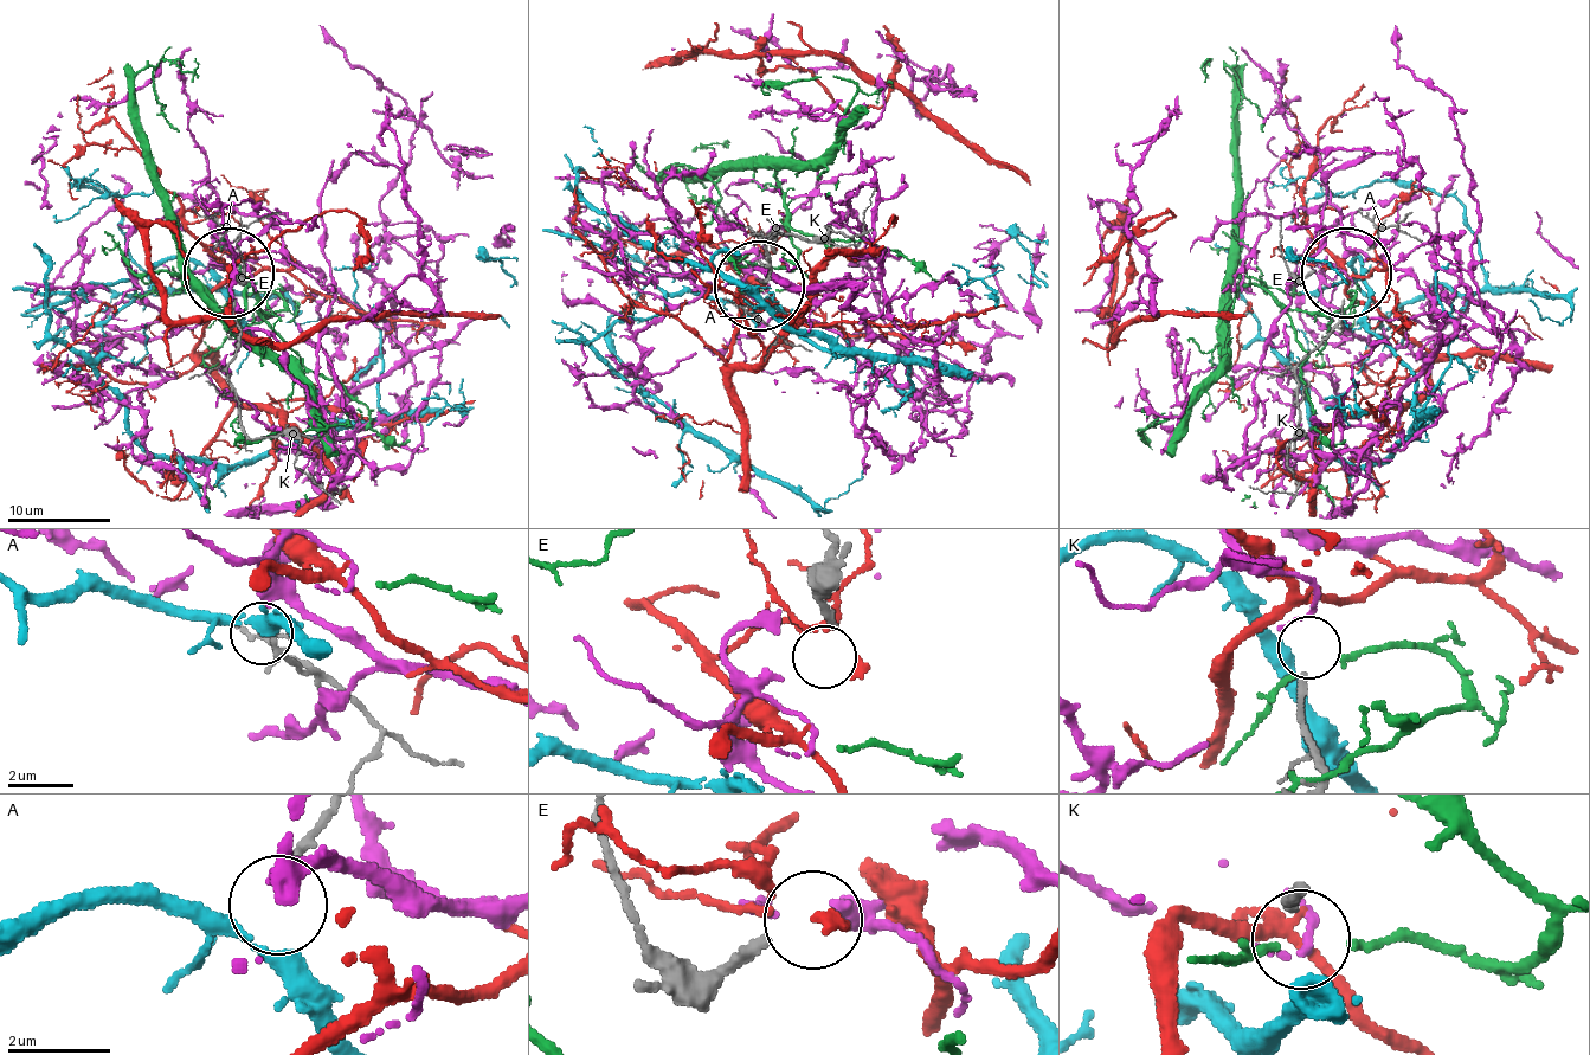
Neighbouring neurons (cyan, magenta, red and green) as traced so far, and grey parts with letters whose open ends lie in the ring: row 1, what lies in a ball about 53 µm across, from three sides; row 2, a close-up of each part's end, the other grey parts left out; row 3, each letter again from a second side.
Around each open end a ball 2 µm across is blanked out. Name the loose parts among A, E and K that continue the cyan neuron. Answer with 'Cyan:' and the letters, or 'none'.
Cyan: A

